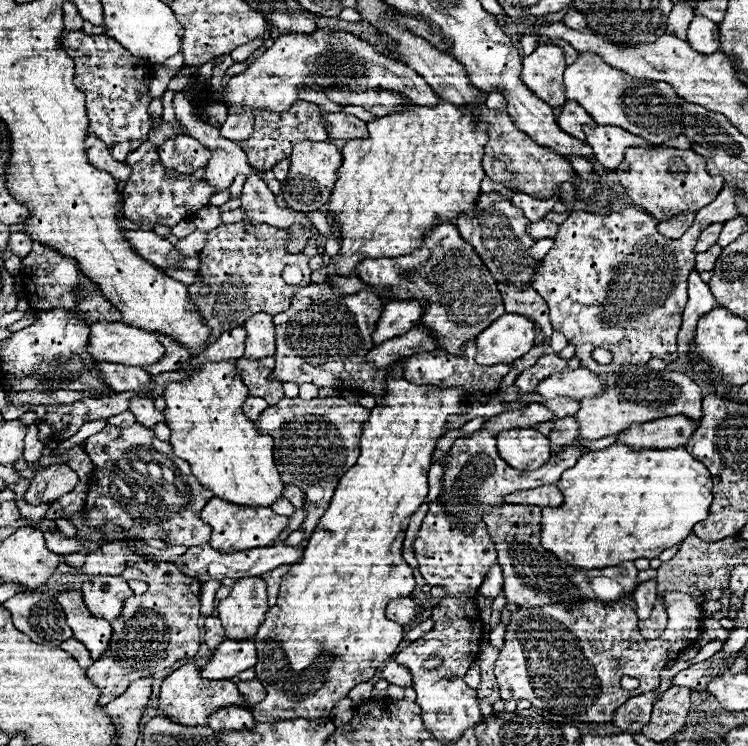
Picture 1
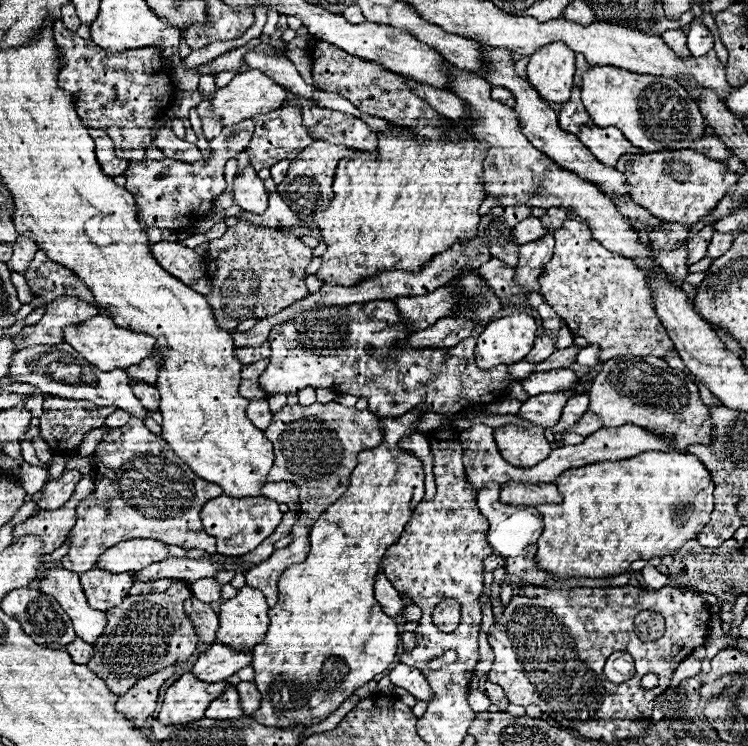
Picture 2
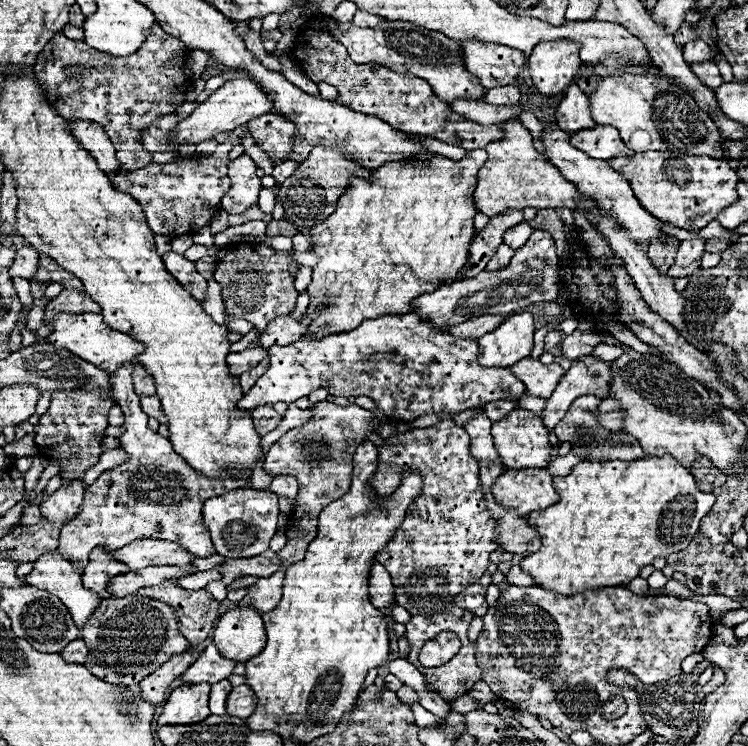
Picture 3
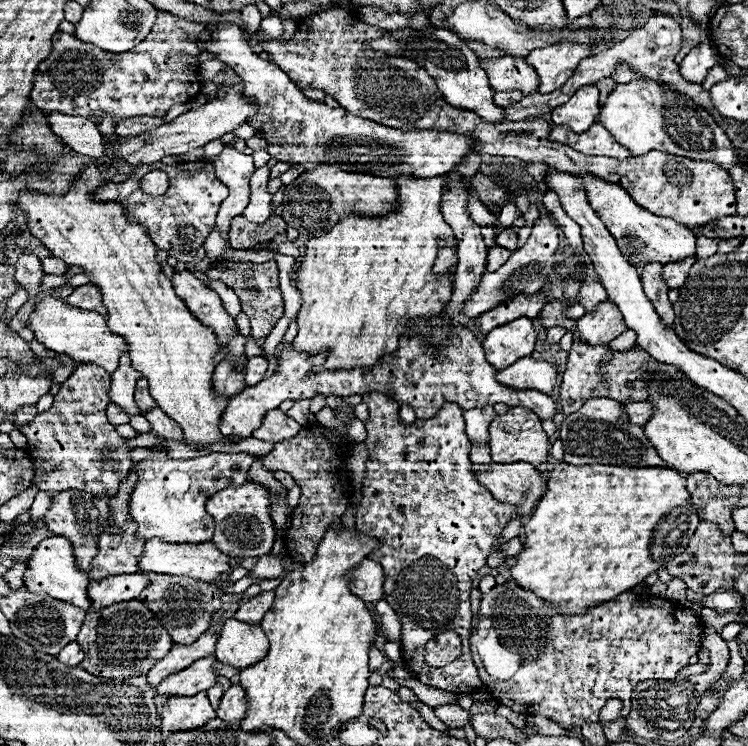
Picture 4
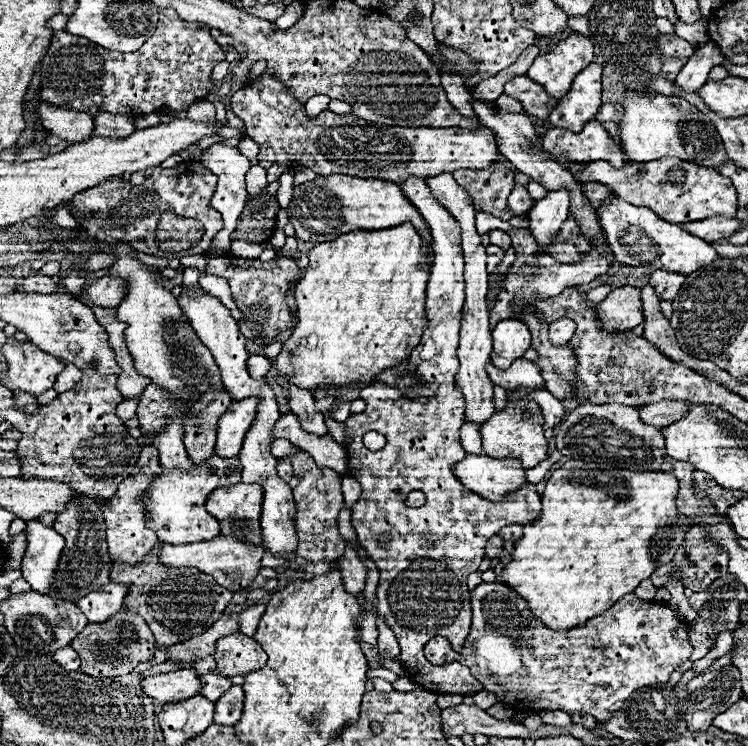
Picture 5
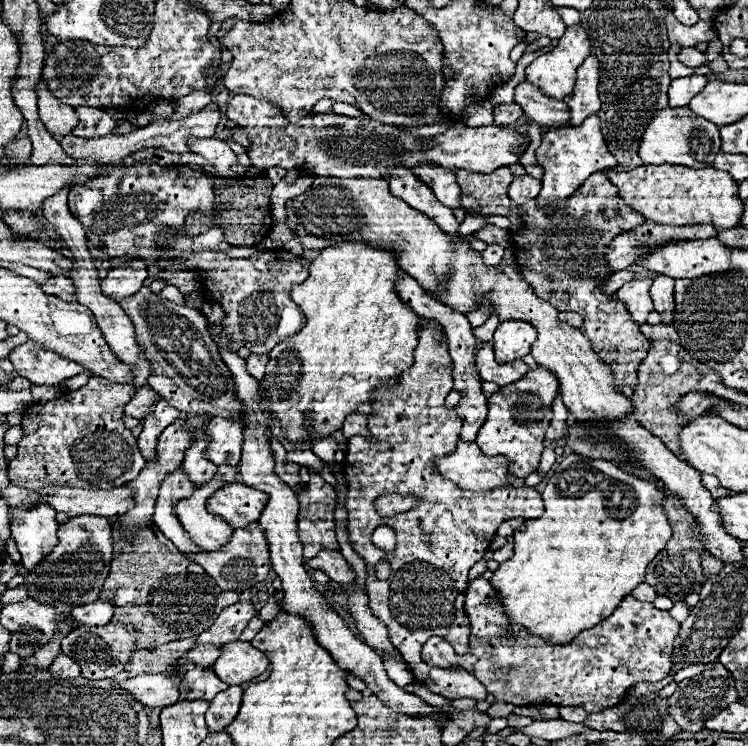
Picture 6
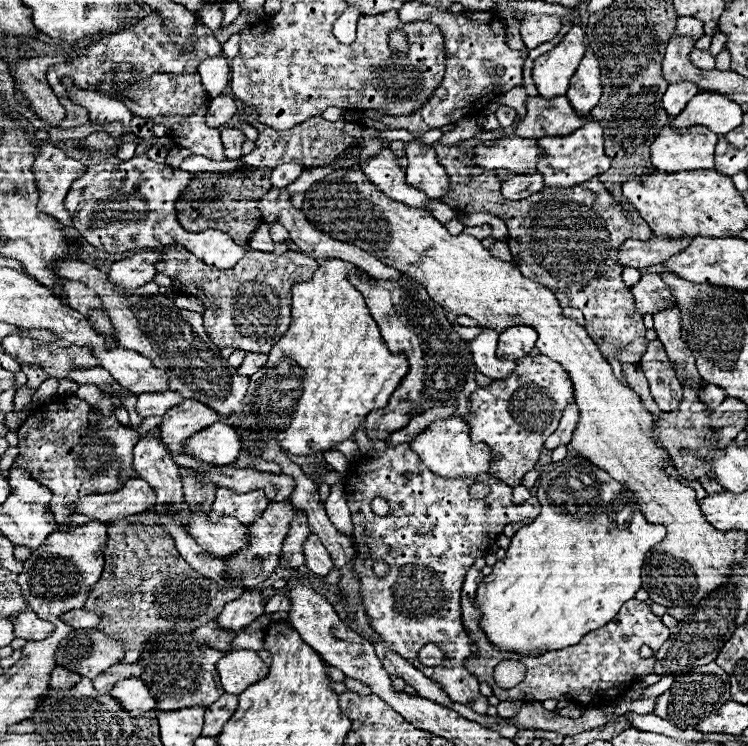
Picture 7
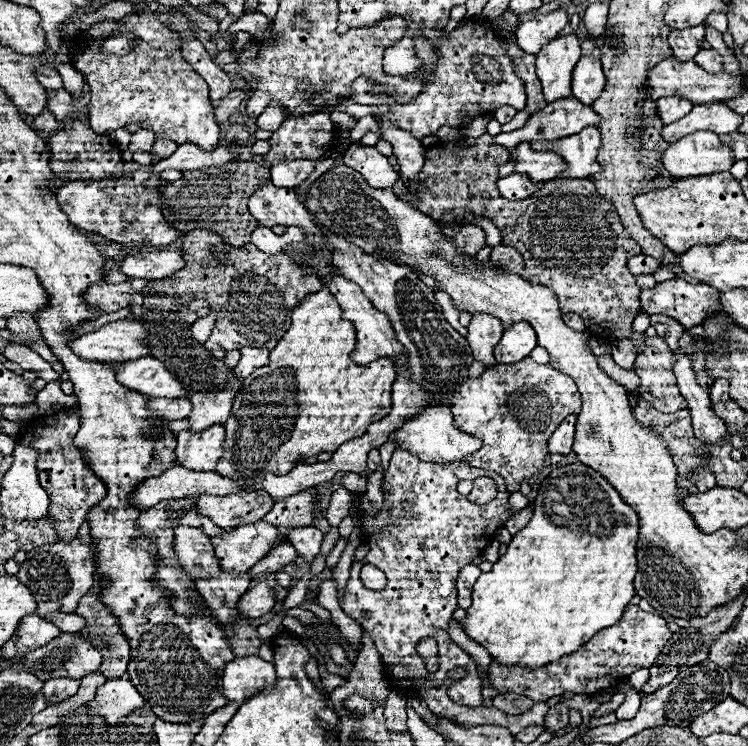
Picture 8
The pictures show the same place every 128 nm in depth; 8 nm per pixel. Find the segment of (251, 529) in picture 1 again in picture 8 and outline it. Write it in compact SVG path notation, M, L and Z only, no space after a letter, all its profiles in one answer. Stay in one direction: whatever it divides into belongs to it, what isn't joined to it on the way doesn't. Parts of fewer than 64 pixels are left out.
M264 490L238 492L228 496L202 494L198 496L196 510L202 516L208 516L220 528L232 530L240 524L254 524L256 520L262 520L270 512L272 504L272 496L268 496Z

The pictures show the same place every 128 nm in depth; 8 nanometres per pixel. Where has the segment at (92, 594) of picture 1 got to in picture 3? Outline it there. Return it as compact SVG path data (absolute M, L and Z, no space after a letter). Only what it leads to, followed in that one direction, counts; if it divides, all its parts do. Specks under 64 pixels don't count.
M98 546L92 550L88 566L84 568L84 586L94 590L100 598L108 598L108 592L104 592L104 584L112 580L112 576L130 572L130 568L122 562L118 562L112 552L108 552L104 546Z

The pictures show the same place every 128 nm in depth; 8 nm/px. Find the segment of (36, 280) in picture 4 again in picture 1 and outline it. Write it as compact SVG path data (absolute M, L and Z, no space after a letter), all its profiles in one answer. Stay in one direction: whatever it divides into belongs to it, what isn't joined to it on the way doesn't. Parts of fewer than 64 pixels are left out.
M12 232L10 236L10 250L18 256L24 258L32 250L32 238L26 232Z

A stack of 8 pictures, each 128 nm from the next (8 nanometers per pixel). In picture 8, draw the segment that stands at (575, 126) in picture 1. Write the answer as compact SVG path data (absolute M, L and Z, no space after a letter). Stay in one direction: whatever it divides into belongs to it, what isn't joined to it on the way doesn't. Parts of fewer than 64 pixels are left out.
M590 38L582 40L582 58L578 60L572 76L572 96L582 104L592 104L604 90L606 78L600 62L600 50Z

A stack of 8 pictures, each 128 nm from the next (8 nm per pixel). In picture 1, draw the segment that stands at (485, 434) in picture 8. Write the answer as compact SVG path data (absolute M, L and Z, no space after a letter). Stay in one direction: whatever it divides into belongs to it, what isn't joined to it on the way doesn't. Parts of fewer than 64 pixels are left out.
M512 428L500 432L498 454L516 470L536 470L550 458L550 440L532 428Z

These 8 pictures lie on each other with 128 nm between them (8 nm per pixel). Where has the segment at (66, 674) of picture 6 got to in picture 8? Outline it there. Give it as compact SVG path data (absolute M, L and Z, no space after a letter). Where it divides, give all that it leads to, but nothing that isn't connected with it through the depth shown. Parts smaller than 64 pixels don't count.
M54 678L54 680L48 680L42 688L42 694L44 698L48 700L48 706L56 706L64 700L68 700L70 696L76 694L80 682L78 680L70 680L70 678Z

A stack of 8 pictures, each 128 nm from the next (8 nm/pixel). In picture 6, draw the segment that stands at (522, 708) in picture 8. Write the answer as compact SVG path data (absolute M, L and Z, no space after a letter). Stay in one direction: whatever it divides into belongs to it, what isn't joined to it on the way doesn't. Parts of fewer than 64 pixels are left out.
M496 702L496 704L492 704L488 708L488 716L490 718L506 718L506 716L510 716L514 712L514 708L516 706L512 706L512 704L500 704L500 702Z

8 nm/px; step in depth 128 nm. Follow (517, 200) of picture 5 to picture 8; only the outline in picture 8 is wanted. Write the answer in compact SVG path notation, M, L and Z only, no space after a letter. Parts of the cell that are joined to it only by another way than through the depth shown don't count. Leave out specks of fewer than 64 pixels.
M512 172L510 176L498 180L498 190L502 196L510 200L524 200L532 196L536 190L540 190L540 184L534 184L526 174Z

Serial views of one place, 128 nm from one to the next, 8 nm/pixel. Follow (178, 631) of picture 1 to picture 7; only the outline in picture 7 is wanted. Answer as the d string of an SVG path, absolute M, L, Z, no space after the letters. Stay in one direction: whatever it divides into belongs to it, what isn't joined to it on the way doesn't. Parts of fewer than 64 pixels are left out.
M72 630L56 648L56 666L64 666L80 676L96 678L106 668L120 662L122 648L116 640L96 630Z

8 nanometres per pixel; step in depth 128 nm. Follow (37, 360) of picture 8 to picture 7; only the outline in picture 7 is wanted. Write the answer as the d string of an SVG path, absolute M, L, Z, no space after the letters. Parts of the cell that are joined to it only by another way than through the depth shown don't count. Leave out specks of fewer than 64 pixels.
M28 364L28 366L24 366L22 370L24 370L24 374L28 376L28 384L26 384L26 386L32 386L32 388L38 388L38 386L48 378L48 376L44 376L44 372L42 372L36 364L34 364L34 366Z

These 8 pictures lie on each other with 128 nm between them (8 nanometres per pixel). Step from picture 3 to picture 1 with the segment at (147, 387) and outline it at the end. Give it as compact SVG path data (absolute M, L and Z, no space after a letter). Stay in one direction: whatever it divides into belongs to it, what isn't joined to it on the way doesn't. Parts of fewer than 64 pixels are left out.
M158 334L158 340L164 344L166 352L164 352L162 360L158 360L156 364L150 364L148 368L144 368L150 376L158 376L158 374L164 374L164 372L174 372L174 370L180 366L180 362L186 362L186 360L190 358L188 348L176 344L176 342L170 340L168 336L160 336L160 334Z

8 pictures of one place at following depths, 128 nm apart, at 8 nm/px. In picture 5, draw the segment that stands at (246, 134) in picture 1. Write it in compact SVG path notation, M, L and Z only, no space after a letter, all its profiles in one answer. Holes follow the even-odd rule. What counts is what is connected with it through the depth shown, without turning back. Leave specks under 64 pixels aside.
M182 162L178 164L178 168L156 166L152 174L146 176L146 180L138 186L120 178L104 180L92 188L78 192L70 200L70 204L80 224L96 240L106 244L126 242L134 250L150 256L160 256L160 248L154 244L154 232L164 212L174 212L182 218L198 218L204 224L206 232L198 242L198 246L188 250L188 254L192 256L192 254L204 254L212 246L214 236L224 228L220 212L216 212L210 206L210 200L216 192L216 182L218 178L212 172L208 172L208 168L204 168L200 162ZM84 218L96 218L96 220L84 220Z

